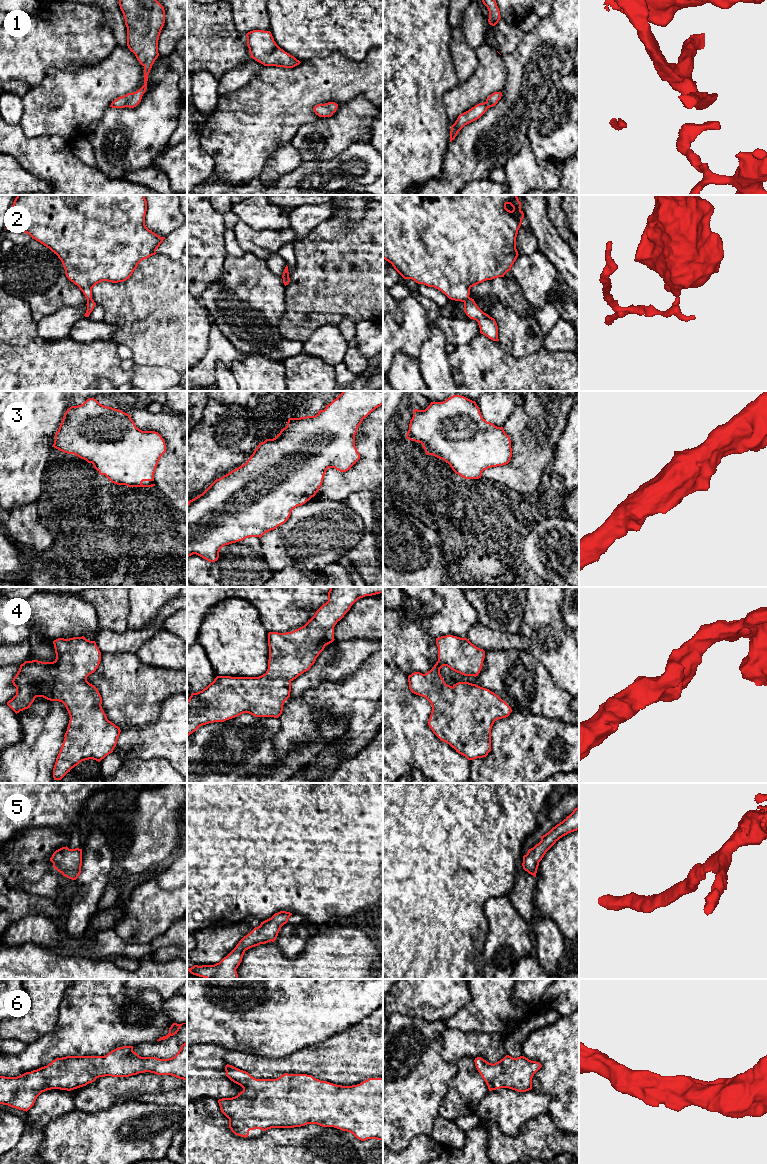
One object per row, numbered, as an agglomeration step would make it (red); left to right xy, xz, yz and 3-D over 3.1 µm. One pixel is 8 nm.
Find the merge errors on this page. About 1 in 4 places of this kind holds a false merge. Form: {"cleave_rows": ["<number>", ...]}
{"cleave_rows": ["2"]}

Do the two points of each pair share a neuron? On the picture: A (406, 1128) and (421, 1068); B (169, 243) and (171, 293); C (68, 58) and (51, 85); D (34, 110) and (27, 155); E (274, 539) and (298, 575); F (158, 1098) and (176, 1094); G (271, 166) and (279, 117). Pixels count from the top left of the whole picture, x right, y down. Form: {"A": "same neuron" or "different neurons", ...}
{"A": "same neuron", "B": "different neurons", "C": "different neurons", "D": "different neurons", "E": "different neurons", "F": "same neuron", "G": "different neurons"}

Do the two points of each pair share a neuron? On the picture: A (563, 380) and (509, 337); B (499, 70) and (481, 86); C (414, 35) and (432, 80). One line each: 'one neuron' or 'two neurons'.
A: two neurons
B: one neuron
C: one neuron

